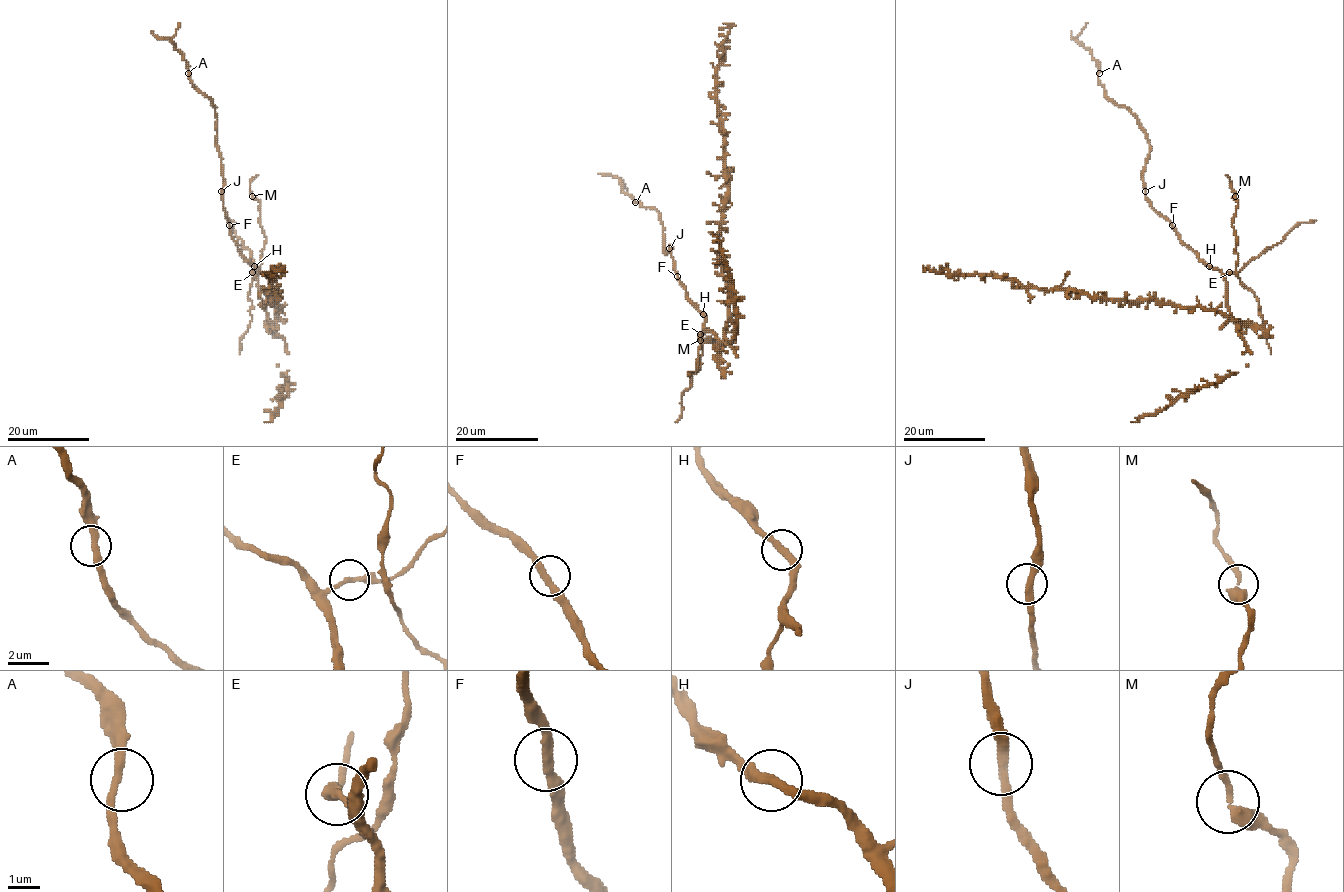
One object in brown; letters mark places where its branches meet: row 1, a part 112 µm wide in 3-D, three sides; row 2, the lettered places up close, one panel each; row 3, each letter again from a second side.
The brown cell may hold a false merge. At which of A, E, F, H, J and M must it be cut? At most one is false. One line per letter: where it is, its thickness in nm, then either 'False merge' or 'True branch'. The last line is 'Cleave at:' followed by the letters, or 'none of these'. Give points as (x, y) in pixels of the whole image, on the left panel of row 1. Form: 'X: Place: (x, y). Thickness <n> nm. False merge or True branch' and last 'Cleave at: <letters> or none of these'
A: Place: (188, 73). Thickness 280 nm. True branch
E: Place: (252, 272). Thickness 240 nm. True branch
F: Place: (229, 225). Thickness 300 nm. True branch
H: Place: (254, 266). Thickness 320 nm. True branch
J: Place: (221, 191). Thickness 320 nm. True branch
M: Place: (252, 196). Thickness 320 nm. True branch
Cleave at: none of these

